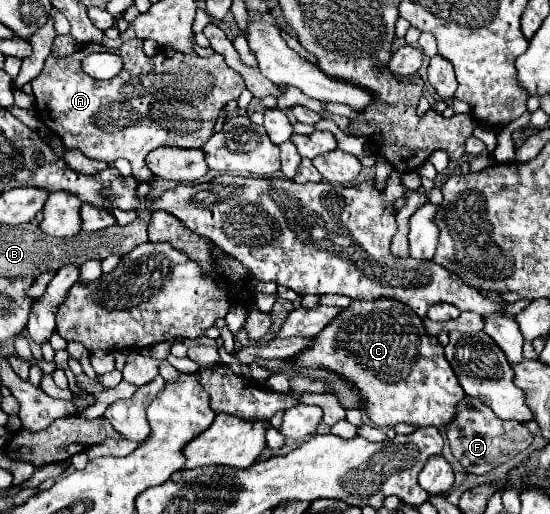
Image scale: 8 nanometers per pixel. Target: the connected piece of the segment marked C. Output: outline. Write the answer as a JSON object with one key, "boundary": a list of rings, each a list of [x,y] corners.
{"boundary":[[[376,298],[376,302],[360,302],[352,300],[350,306],[342,308],[340,314],[318,334],[312,338],[312,344],[304,348],[298,356],[292,358],[294,368],[326,368],[344,378],[350,386],[360,392],[360,400],[370,422],[378,428],[396,426],[400,422],[416,424],[416,426],[446,426],[456,416],[456,404],[464,398],[464,390],[460,390],[458,378],[452,372],[448,360],[444,358],[444,350],[436,336],[430,336],[424,330],[424,320],[412,314],[408,306],[400,306],[400,302],[392,302],[392,298]]]}

